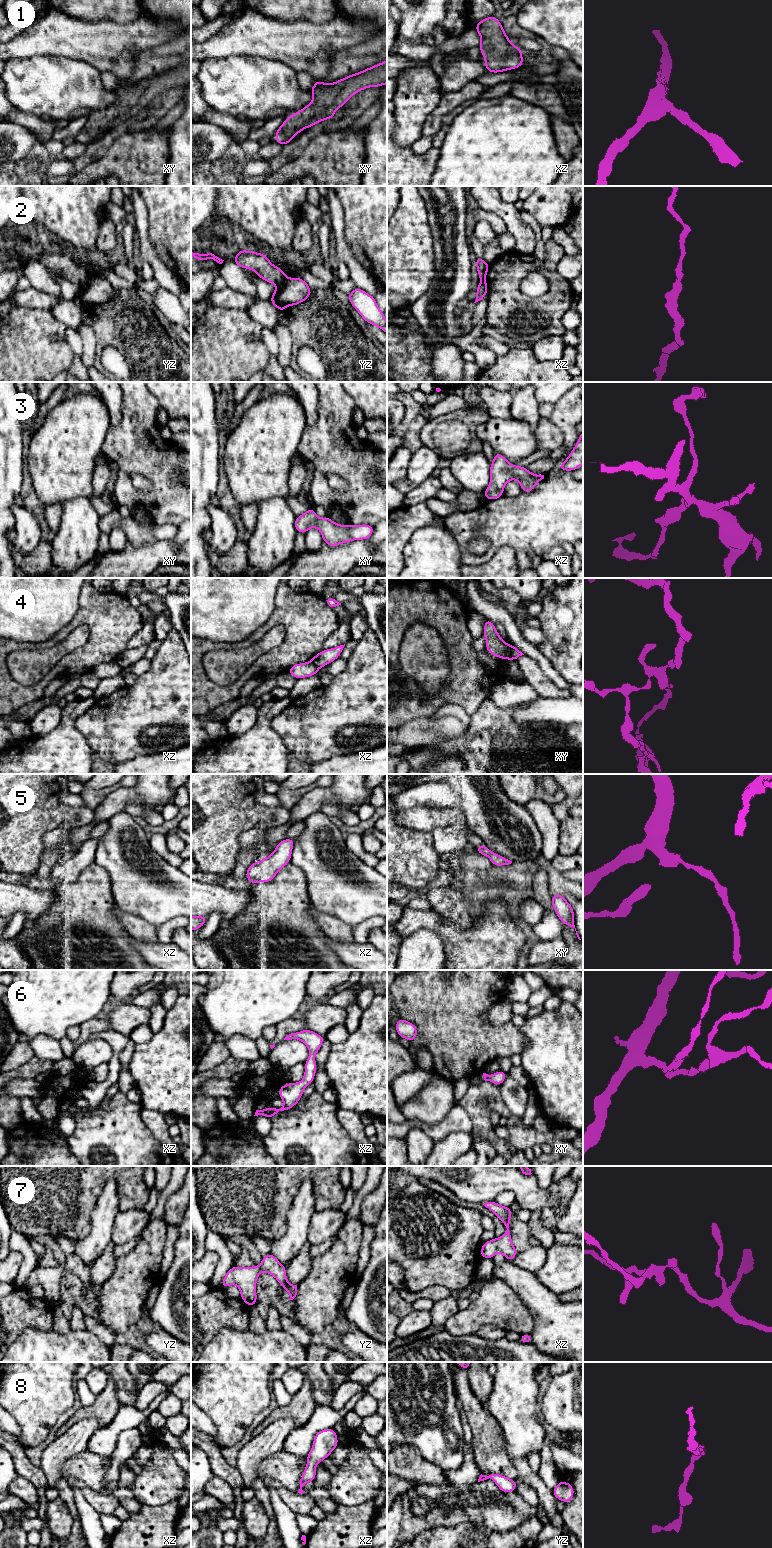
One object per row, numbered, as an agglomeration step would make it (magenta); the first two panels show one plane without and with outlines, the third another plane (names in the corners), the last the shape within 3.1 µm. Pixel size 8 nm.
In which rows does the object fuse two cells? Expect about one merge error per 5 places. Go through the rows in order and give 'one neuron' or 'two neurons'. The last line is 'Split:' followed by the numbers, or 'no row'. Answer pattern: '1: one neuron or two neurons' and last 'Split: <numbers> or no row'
1: one neuron
2: two neurons
3: one neuron
4: two neurons
5: one neuron
6: one neuron
7: one neuron
8: one neuron
Split: 2, 4

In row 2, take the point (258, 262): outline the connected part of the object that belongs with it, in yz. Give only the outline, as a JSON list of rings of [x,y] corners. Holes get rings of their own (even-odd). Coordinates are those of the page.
[[[240,250],[232,260],[240,268],[250,269],[264,281],[281,287],[286,281],[286,274],[279,267],[274,266],[265,254],[255,251]]]

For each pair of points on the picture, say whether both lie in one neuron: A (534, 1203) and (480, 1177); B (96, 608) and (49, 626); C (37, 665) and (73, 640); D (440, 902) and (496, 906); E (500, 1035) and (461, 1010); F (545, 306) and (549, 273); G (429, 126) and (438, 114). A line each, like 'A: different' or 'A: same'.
A: same
B: different
C: same
D: different
E: same
F: same
G: same

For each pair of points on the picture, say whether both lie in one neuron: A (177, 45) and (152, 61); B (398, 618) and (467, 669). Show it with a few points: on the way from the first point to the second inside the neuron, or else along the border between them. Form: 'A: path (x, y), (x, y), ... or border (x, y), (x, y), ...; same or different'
A: path (171, 51), (165, 57), (158, 60); same
B: path (420, 616), (433, 616), (459, 642), (460, 647); same

